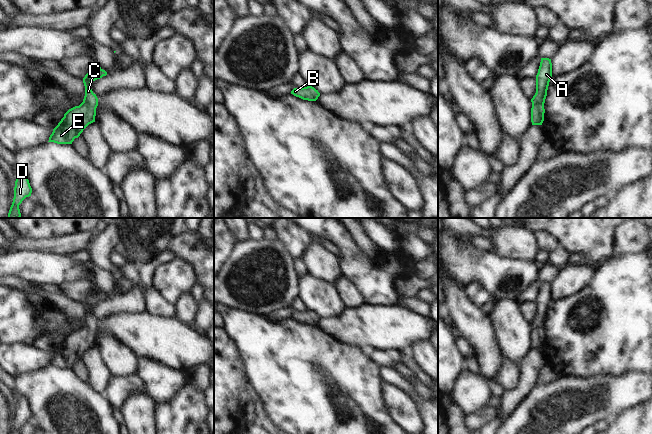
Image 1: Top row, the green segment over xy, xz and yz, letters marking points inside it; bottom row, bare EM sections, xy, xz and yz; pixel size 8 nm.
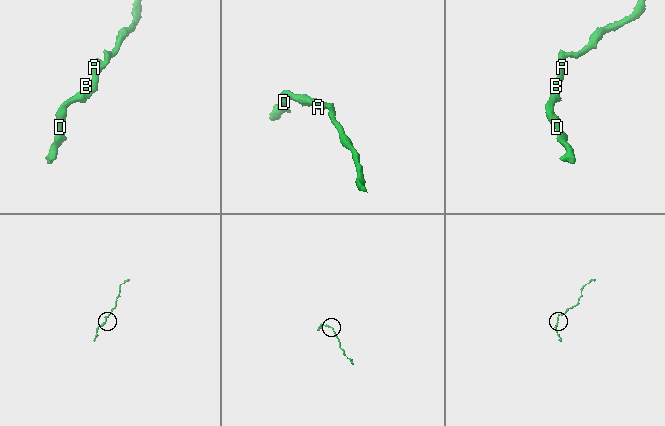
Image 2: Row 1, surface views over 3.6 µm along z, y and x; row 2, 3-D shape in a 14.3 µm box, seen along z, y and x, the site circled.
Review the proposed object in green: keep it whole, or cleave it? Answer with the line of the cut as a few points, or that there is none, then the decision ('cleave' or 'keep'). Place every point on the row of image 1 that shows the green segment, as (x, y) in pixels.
no cut | keep

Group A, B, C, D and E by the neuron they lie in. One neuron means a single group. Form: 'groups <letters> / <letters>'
groups A B C D E

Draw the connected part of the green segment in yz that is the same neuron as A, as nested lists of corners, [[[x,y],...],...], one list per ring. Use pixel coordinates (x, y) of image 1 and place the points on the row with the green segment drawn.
[[[541,58],[538,73],[536,75],[536,93],[531,99],[531,122],[532,125],[542,125],[544,121],[544,103],[547,90],[552,77],[552,63],[549,58]]]

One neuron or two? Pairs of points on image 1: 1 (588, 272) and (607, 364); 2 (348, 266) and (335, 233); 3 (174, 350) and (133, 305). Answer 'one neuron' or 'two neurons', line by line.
1: two neurons
2: one neuron
3: two neurons

